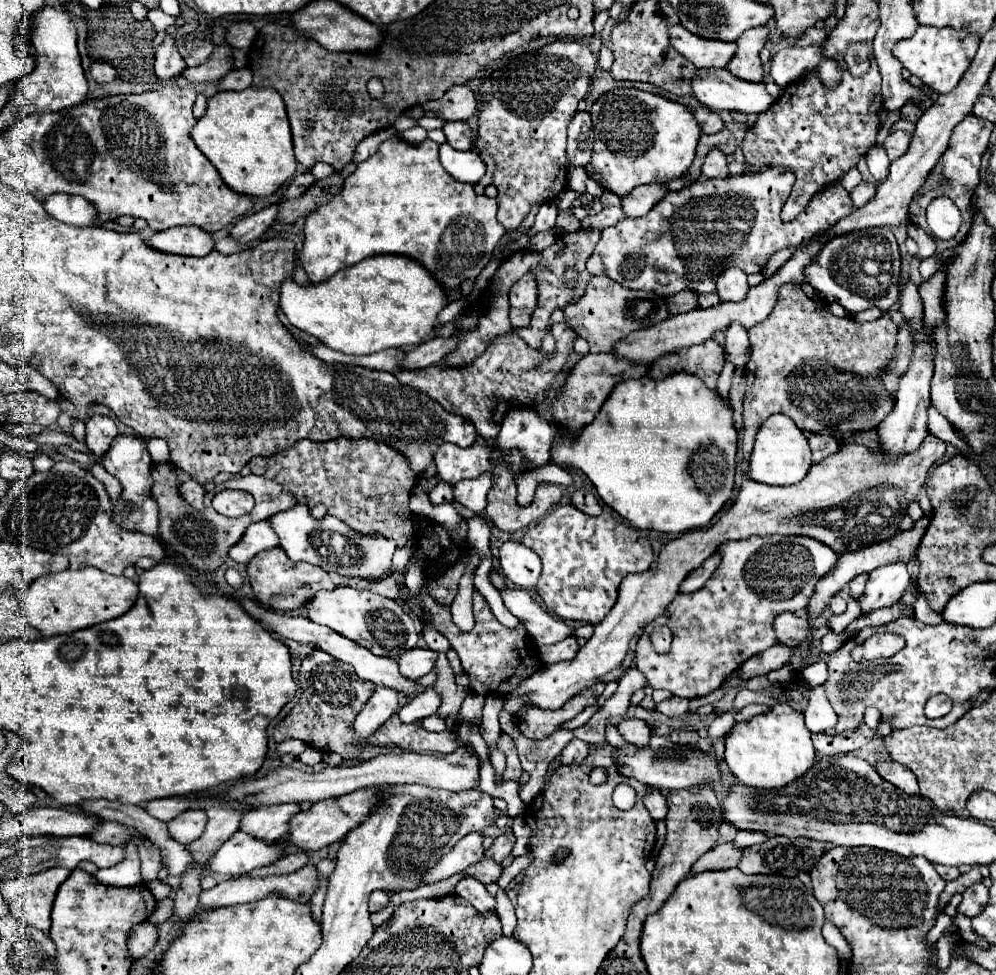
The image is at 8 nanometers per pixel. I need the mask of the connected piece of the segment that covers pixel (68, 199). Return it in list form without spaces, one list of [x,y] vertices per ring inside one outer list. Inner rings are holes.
[[[51,194],[43,200],[43,206],[55,220],[71,226],[93,226],[97,218],[95,208],[85,198],[71,194]]]

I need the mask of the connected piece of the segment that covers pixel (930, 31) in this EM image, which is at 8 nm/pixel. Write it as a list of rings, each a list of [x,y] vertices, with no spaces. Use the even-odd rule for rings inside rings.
[[[919,26],[917,32],[911,38],[905,38],[895,44],[893,56],[903,64],[909,74],[915,74],[923,86],[929,86],[937,94],[951,92],[961,76],[967,72],[975,52],[979,46],[979,38],[975,34],[969,34],[965,40],[959,40],[959,32],[953,28],[933,28],[933,26]]]

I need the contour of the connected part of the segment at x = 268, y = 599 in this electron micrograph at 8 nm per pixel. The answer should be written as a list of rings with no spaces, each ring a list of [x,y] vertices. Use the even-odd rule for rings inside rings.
[[[279,546],[255,554],[253,560],[247,564],[247,576],[255,598],[273,610],[283,610],[283,612],[303,606],[319,590],[335,588],[329,572],[307,562],[291,562]]]

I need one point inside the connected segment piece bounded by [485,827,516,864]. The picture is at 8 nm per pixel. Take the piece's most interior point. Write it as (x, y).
(501, 848)

